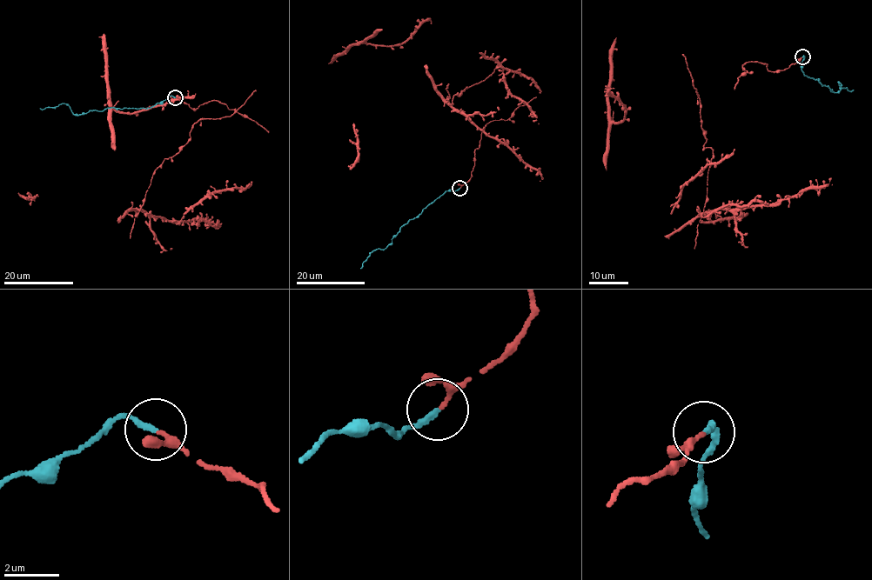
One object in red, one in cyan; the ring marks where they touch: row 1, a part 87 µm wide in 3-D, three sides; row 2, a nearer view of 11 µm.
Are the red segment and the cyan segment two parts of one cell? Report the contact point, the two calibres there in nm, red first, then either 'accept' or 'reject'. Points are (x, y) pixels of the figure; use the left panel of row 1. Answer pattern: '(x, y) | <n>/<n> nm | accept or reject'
(175, 97) | 130/220 nm | accept

